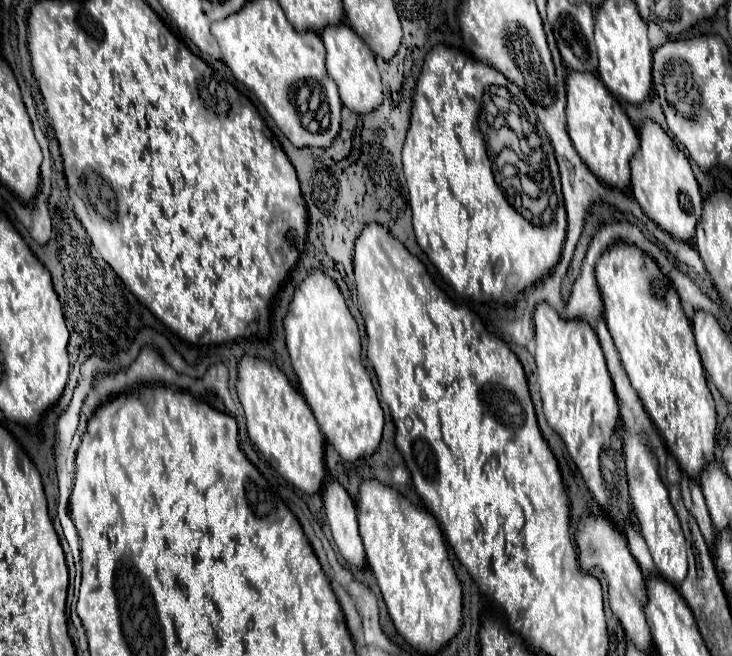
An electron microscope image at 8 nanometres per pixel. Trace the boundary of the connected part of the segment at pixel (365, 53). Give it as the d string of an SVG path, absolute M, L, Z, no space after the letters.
M334 25L320 33L326 45L326 69L330 77L336 81L342 103L354 113L370 113L382 103L382 81L374 61L374 53L368 45L346 25Z

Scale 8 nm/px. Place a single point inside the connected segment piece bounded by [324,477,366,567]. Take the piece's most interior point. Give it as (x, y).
(341, 510)

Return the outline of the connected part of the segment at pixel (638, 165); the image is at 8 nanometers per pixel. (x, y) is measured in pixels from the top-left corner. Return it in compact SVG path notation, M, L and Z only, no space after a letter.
M646 121L640 129L640 151L630 161L632 195L644 213L676 239L690 241L696 233L696 223L702 215L702 195L692 175L688 157L654 121Z

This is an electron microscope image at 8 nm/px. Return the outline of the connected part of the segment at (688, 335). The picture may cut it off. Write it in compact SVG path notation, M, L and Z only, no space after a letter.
M616 243L600 255L596 281L604 299L608 329L632 387L680 469L696 479L714 461L716 409L706 385L692 325L680 307L678 293L656 261L628 243Z

